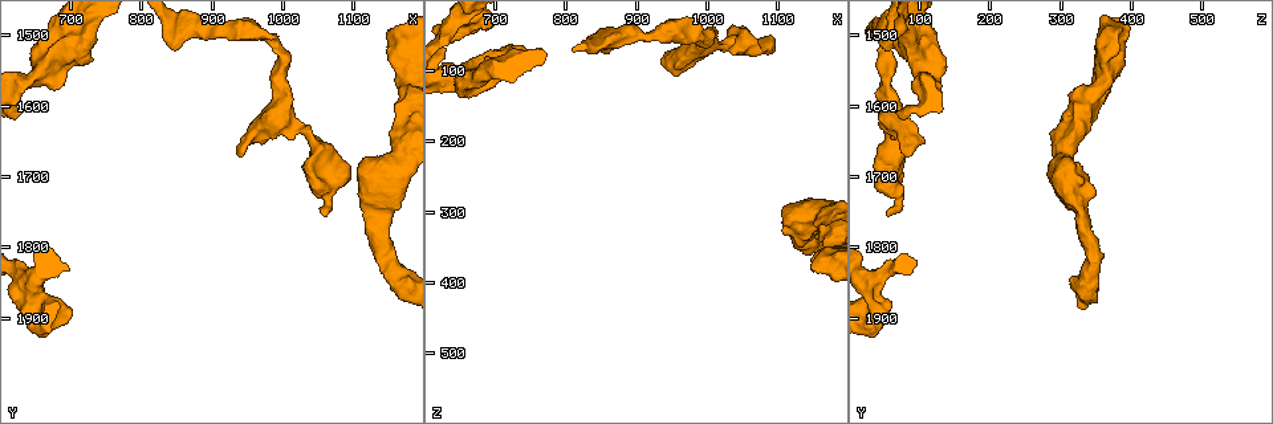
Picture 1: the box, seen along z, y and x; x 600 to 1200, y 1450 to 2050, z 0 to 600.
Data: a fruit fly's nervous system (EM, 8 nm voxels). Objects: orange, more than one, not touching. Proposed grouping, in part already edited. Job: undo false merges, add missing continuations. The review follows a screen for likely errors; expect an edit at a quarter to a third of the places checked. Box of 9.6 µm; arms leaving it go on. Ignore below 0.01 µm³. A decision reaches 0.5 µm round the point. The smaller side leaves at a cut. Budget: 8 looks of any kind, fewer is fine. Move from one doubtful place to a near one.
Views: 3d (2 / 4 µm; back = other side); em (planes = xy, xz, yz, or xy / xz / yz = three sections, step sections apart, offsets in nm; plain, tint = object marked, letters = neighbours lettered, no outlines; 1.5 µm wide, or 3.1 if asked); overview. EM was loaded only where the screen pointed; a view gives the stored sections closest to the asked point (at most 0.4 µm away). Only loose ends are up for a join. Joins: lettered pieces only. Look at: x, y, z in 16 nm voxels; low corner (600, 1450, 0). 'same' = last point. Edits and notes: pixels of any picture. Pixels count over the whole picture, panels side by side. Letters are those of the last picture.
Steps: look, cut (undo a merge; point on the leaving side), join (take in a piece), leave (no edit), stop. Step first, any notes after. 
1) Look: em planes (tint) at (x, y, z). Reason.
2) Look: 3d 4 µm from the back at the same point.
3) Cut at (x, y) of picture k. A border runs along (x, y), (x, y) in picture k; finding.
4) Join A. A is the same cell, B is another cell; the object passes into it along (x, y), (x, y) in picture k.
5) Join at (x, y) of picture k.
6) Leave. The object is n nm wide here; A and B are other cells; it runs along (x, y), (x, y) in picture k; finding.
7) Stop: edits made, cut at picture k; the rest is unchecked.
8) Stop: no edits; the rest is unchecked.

Look: 3d 2 µm at (1065, 1755, 55). An open end.

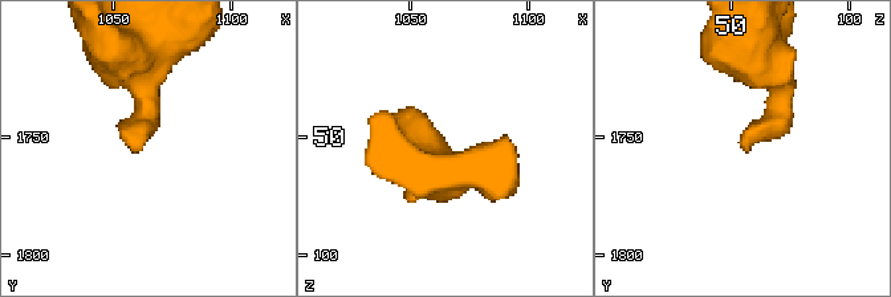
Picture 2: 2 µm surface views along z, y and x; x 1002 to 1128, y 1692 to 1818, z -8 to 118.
Look: em planes (letters) at (1064, 1756, 56).

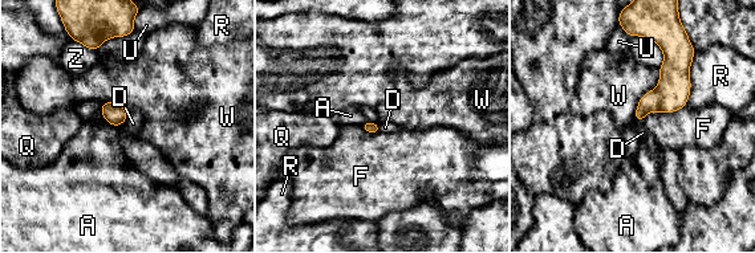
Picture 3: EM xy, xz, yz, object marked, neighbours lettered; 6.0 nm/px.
Leave. The longest contact is with W, 340 nm; A, D, F, Q, R, U, W and Z are other cells; a border runs along (128, 114), (122, 123) in picture 3; no lettered piece goes on from it.

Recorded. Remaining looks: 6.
Look: 3d 4 µm at (940, 1675, 85). Free end.

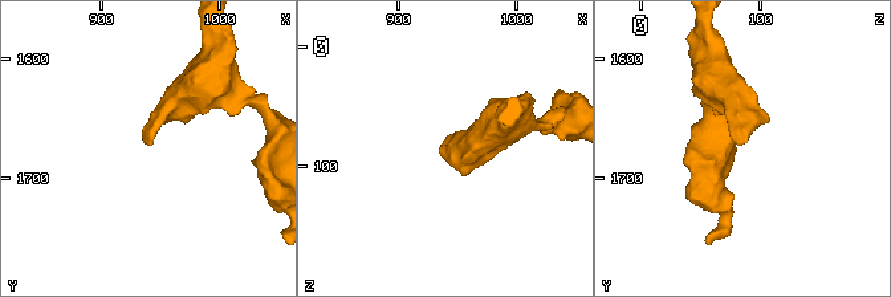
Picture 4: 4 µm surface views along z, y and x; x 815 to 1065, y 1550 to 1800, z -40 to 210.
Look: em yz step 4 (tint) at (940, 1672, 82). Now the EM.

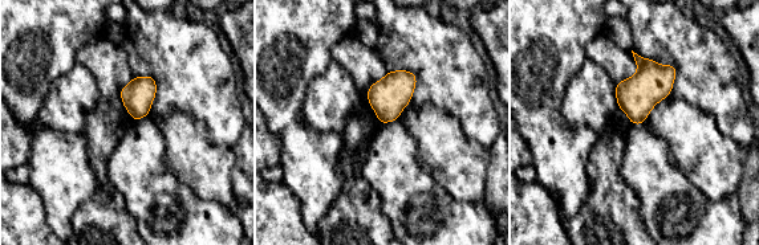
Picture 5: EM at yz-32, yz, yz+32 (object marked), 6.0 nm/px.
Look: em yz step 4 (letters) at the same point.

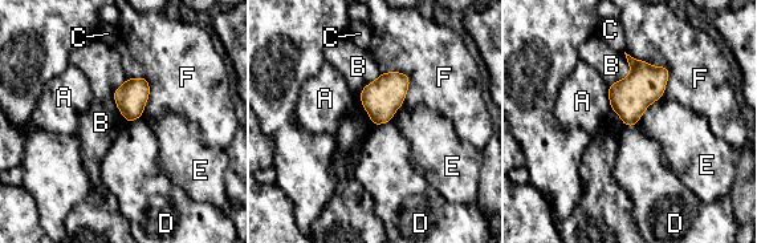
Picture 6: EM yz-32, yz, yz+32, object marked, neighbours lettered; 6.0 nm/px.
Leave. The object is 190 nm wide here; A, B, C, D, E and F are other cells; a border runs along (142, 116), (127, 124) in picture 6; no lettered piece goes on from it.

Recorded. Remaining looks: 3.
Look: em planes (letters) at (1150, 1495, 375). Thick end.

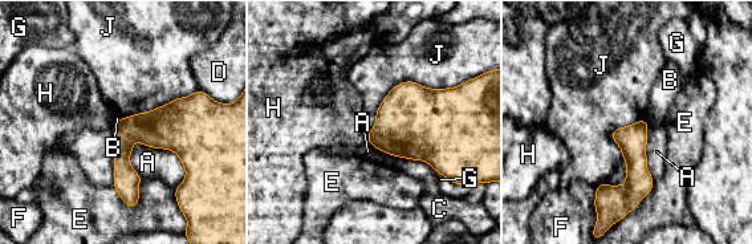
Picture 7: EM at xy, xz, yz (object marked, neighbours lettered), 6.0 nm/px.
Leave. A, B, C, D, E, F, G, H and J are other cells; a border runs along (456, 85), (398, 82), (368, 131) in picture 7; no lettered piece goes on from it.

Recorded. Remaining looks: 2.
Stop: no edits; the rest is unchecked.

